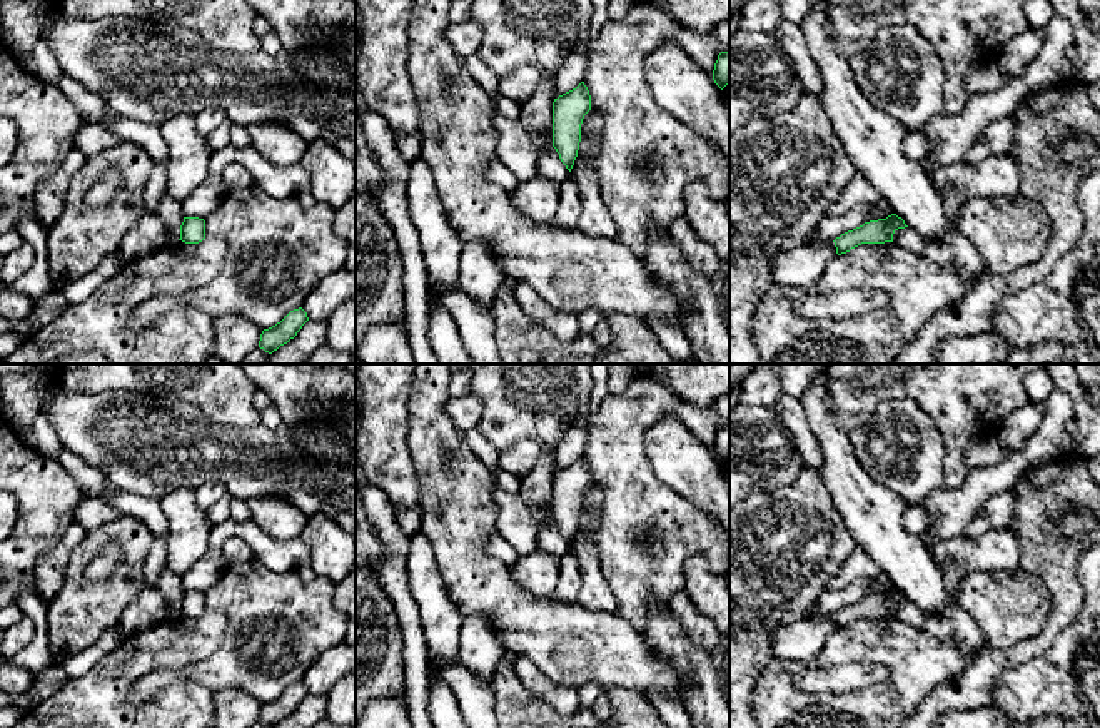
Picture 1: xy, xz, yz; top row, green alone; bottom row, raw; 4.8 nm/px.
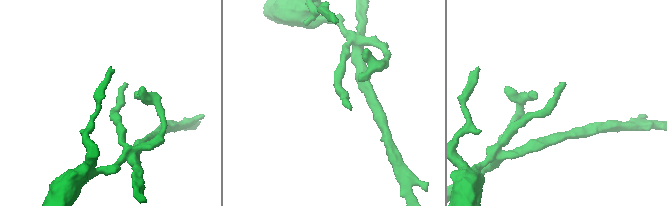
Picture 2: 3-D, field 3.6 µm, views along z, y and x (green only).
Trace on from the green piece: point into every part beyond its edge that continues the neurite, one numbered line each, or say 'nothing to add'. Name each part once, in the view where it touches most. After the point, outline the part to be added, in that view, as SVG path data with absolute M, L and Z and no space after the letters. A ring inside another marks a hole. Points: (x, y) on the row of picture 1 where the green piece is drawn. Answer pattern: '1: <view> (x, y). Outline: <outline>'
nothing to add

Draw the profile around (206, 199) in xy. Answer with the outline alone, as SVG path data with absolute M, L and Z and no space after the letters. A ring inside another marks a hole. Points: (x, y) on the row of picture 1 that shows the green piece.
M209 175L202 185L180 204L184 215L205 219L217 209L227 190L222 175Z

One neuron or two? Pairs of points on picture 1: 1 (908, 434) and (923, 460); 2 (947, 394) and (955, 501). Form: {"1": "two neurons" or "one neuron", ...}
{"1": "one neuron", "2": "two neurons"}

